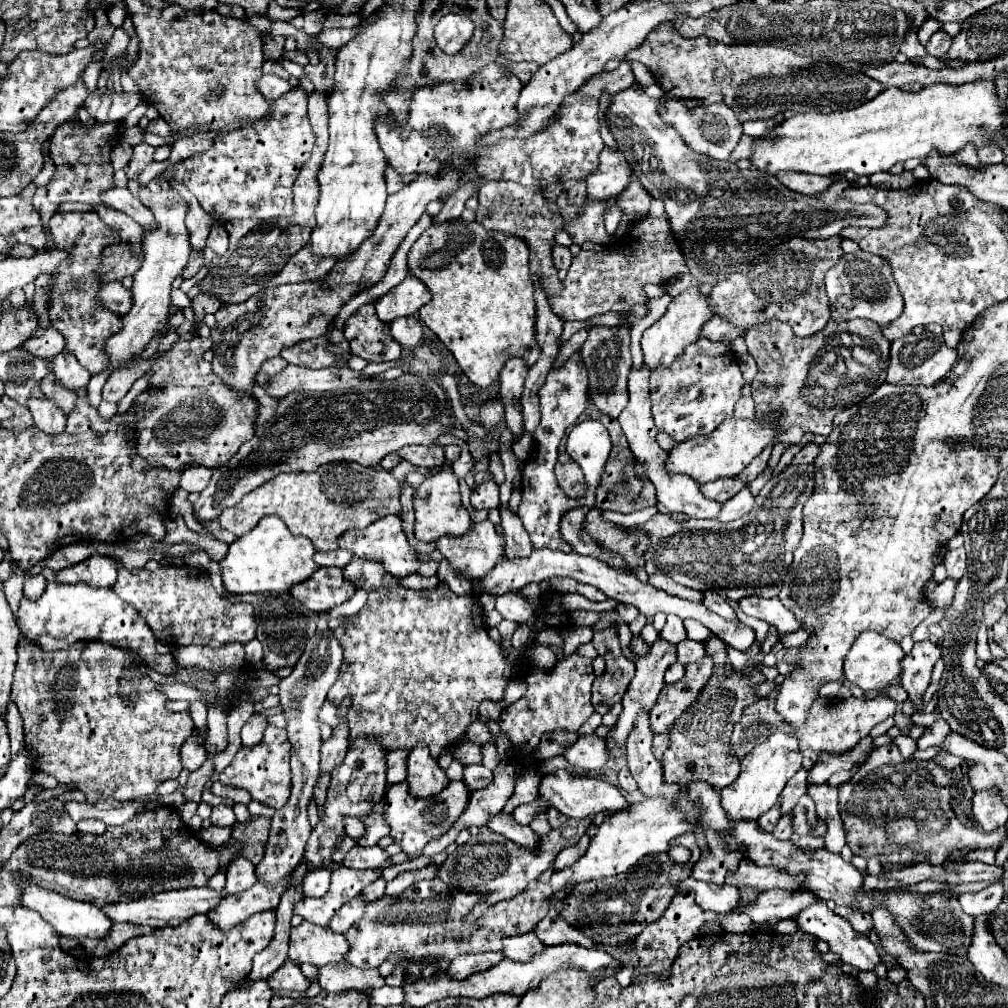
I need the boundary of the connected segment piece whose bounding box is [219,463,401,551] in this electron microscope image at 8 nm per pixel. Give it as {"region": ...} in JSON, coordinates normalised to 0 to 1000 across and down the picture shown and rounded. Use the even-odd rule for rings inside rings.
{"region":[[[352,459],[320,461],[311,469],[279,469],[257,485],[245,489],[237,501],[223,505],[217,513],[219,523],[241,533],[259,513],[277,511],[291,531],[303,531],[314,547],[334,545],[334,535],[344,525],[360,525],[376,513],[398,509],[398,479],[386,467],[372,467]]]}

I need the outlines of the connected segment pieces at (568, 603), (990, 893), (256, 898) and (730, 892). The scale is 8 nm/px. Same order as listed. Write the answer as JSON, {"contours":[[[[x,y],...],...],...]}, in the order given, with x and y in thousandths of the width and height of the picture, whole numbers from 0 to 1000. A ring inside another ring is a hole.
{"contours":[[[[561,588],[555,596],[555,601],[560,606],[565,607],[571,604],[579,604],[581,606],[597,607],[612,602],[610,594],[601,594],[598,597],[585,596],[574,588]]],[[[985,876],[981,880],[977,880],[971,886],[957,886],[951,890],[951,896],[955,900],[955,904],[963,910],[987,904],[989,898],[995,892],[995,878],[993,876]]],[[[289,870],[285,874],[277,874],[277,878],[261,878],[255,874],[249,882],[233,888],[225,888],[205,910],[219,922],[229,922],[249,910],[251,906],[273,902],[279,894],[279,888],[289,880]]],[[[688,870],[674,874],[670,878],[670,884],[682,884],[688,882],[689,884],[689,894],[695,902],[719,908],[725,902],[729,902],[733,898],[733,882],[725,880],[725,878],[709,878],[709,876],[699,876],[699,874],[691,874]]]]}

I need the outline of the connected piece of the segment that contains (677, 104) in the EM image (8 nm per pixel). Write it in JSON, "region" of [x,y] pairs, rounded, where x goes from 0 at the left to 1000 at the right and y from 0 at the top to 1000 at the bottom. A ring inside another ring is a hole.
{"region":[[[660,94],[658,100],[660,102],[658,102],[658,106],[654,106],[654,116],[658,116],[658,120],[662,120],[662,124],[668,124],[674,130],[674,134],[678,136],[678,140],[682,142],[682,146],[691,152],[697,152],[707,158],[721,158],[737,134],[735,122],[731,120],[729,112],[719,102],[695,104],[695,106],[684,108],[680,104],[680,100],[674,100],[674,96]]]}

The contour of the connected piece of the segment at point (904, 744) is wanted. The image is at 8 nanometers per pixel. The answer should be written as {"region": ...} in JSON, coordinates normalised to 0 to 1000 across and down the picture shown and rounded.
{"region":[[[891,730],[887,733],[887,738],[889,738],[896,751],[903,751],[906,746],[910,743],[910,736],[903,731]]]}

